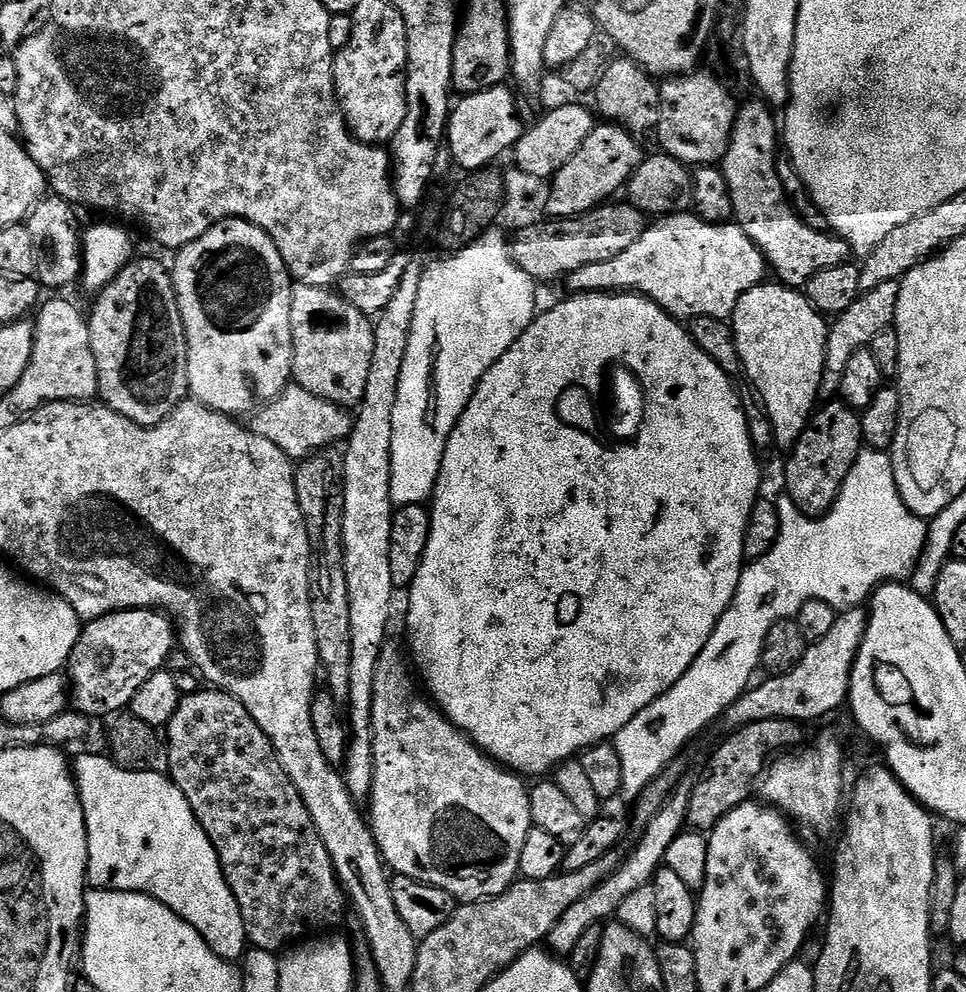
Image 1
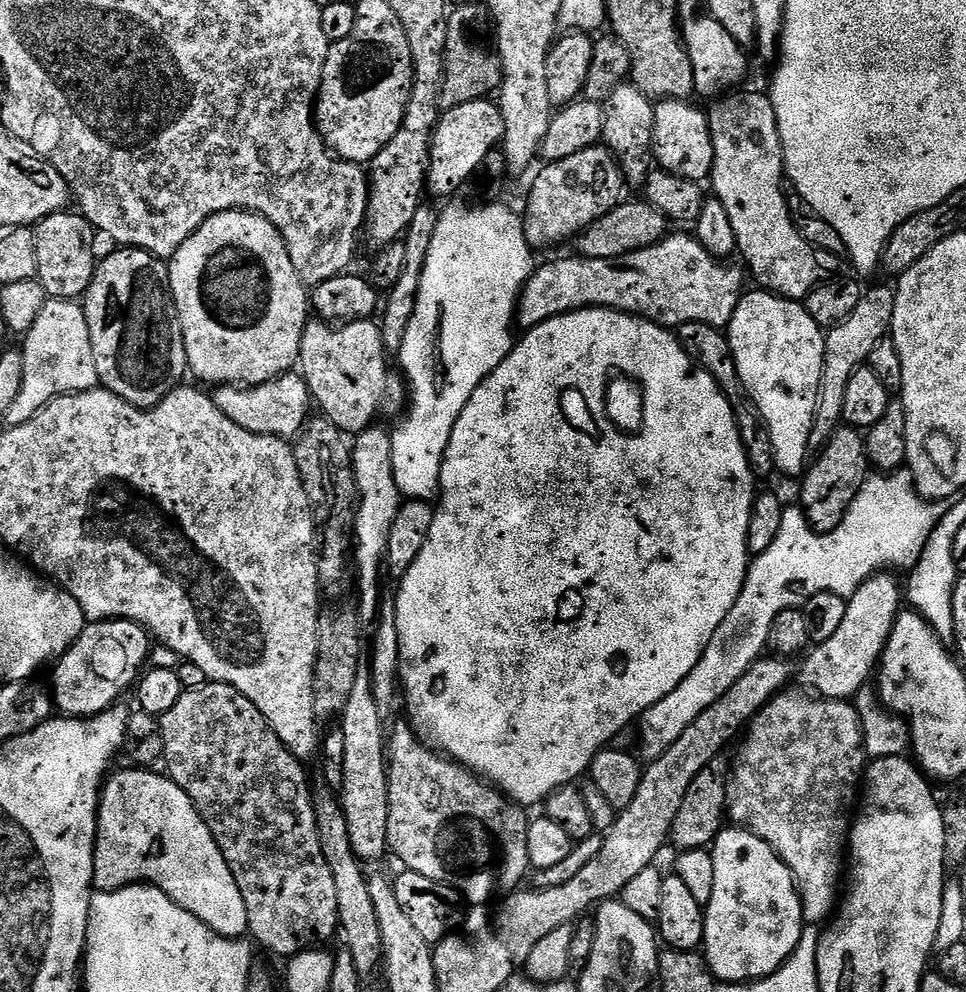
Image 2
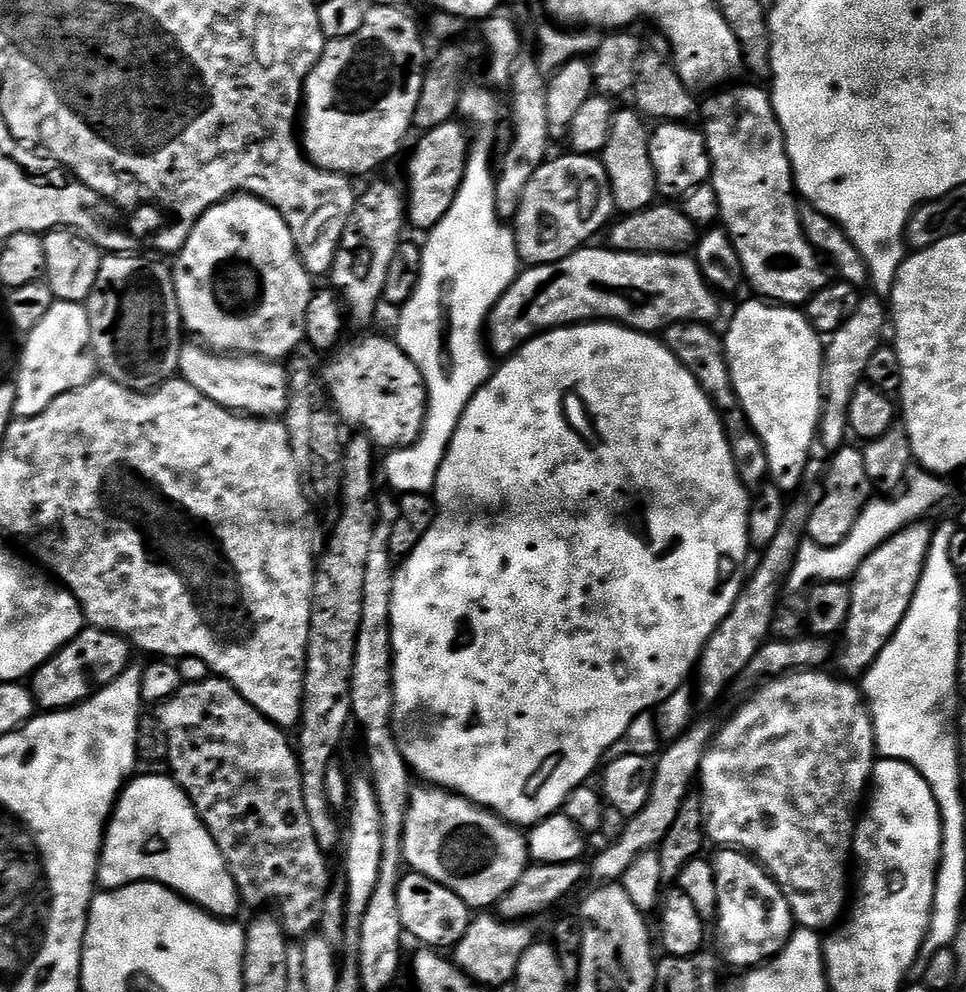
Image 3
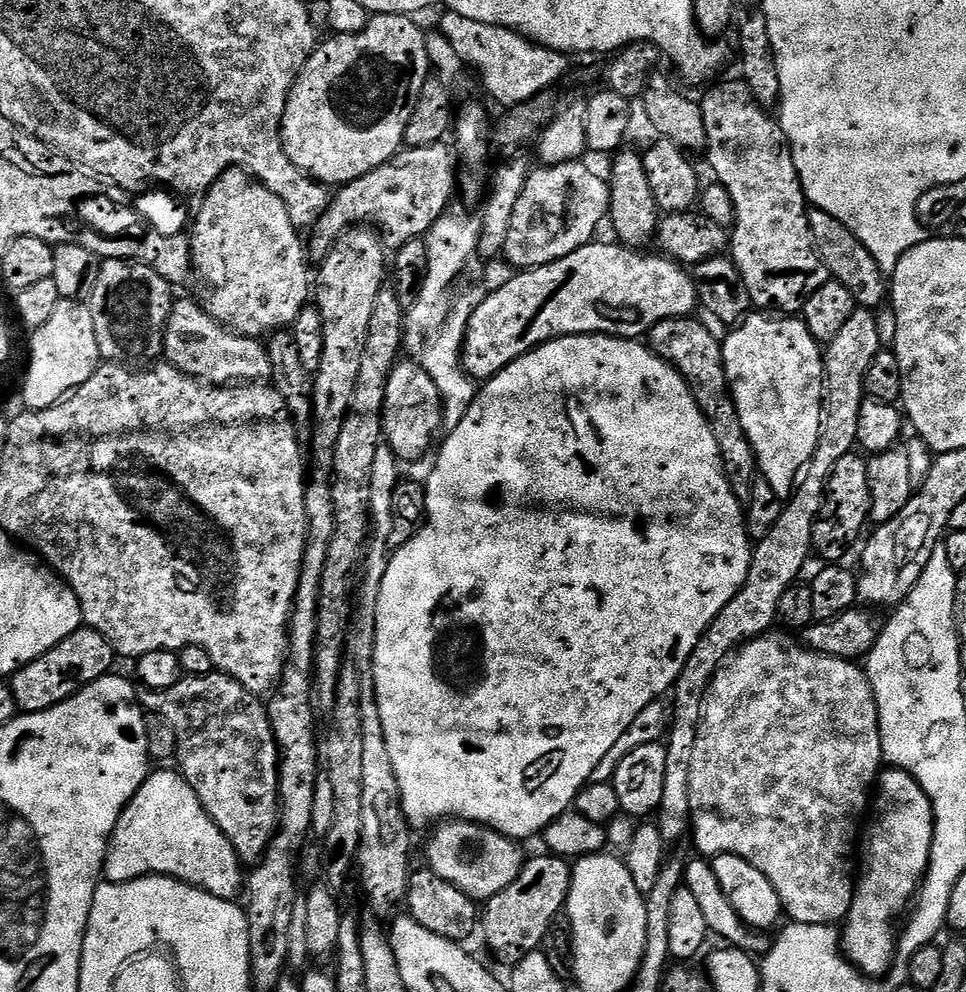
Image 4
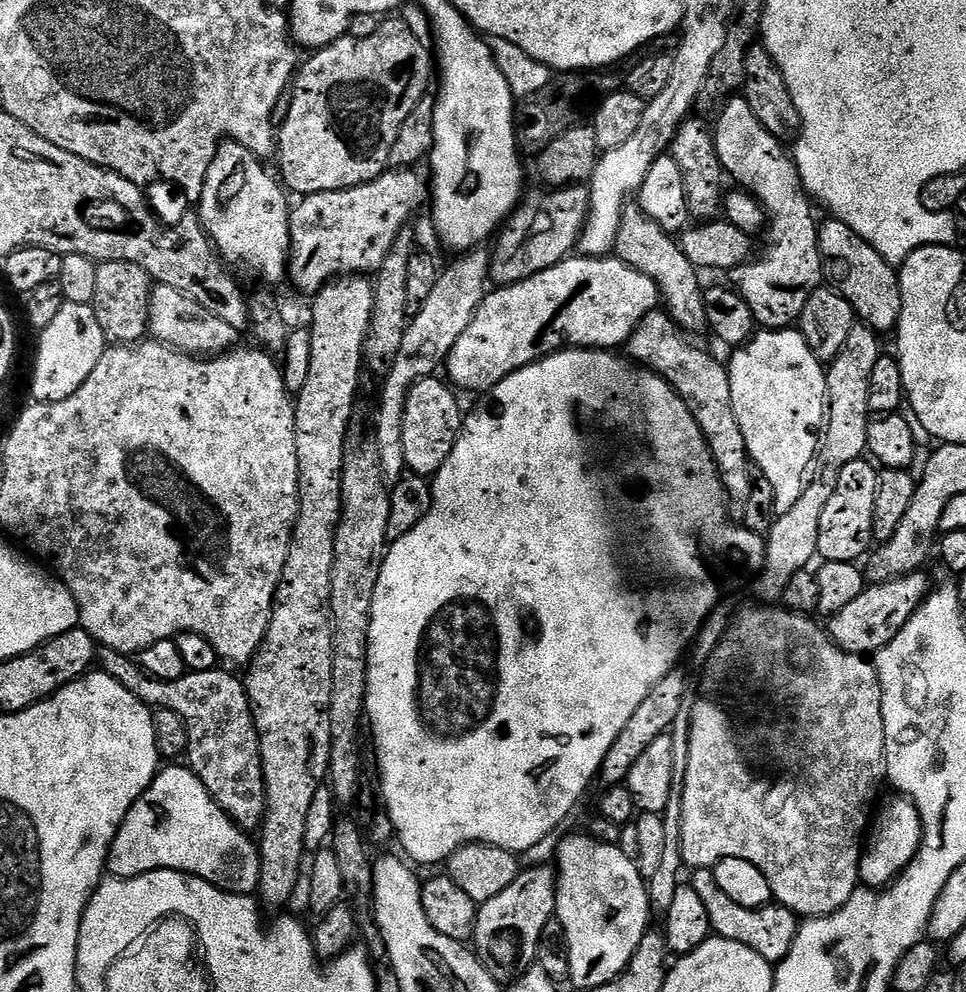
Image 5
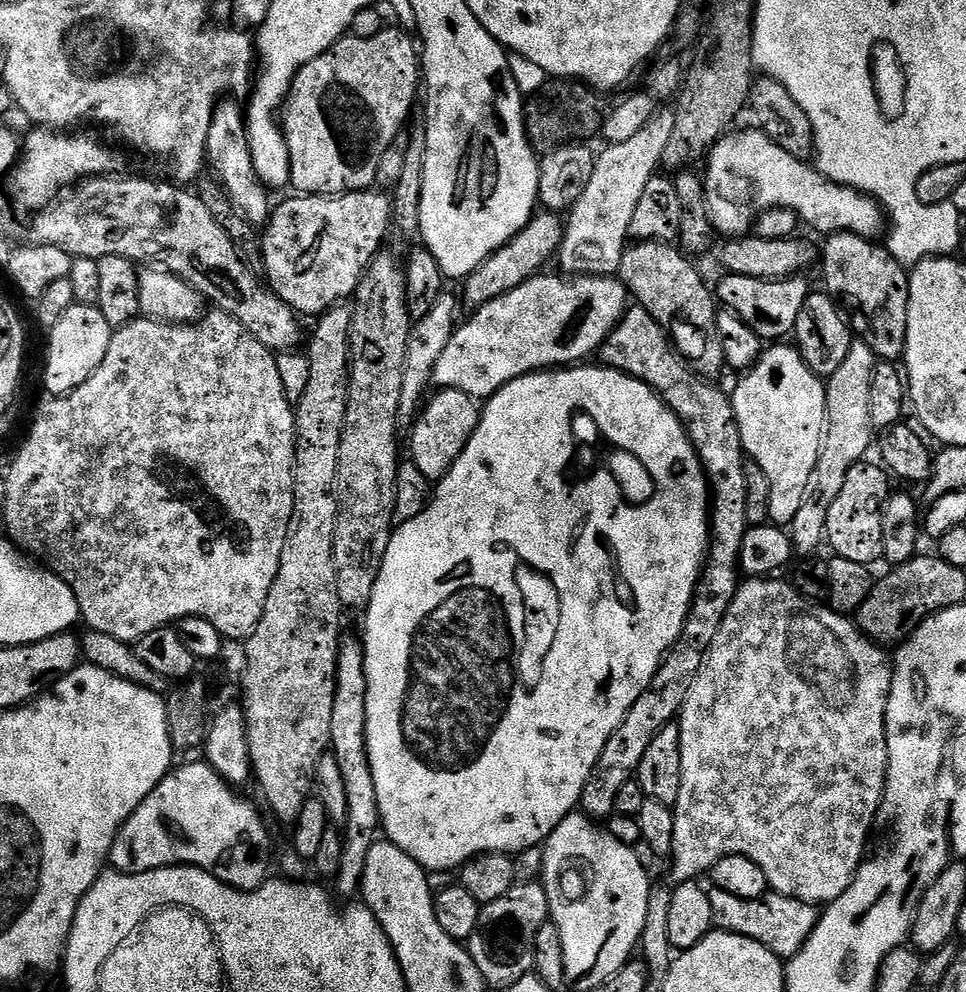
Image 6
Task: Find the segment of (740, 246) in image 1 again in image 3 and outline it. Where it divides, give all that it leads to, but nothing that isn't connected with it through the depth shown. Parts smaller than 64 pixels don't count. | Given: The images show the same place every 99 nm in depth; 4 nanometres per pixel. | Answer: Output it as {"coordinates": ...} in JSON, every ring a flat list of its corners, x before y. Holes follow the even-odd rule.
{"coordinates":[[608,246,592,247,579,248,574,254,553,264,528,266,521,271,488,316,486,344,497,357,500,355,500,358,507,358,533,336,547,332,550,328,563,328,570,324,611,322,622,324,626,328,635,328,638,332,656,334,667,329,669,324,708,324,719,314,721,297,708,284,699,264,691,255,618,252]]}

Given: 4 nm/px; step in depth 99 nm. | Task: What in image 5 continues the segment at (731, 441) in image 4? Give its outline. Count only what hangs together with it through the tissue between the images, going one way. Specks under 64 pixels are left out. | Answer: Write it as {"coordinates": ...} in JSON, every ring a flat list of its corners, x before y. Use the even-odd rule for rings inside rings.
{"coordinates":[[657,310,646,314,642,322,630,334,626,345,627,359,639,367,646,368,655,376,660,376,686,402,690,414,694,414,694,422,702,430,708,443,708,449,720,472,720,481,724,487,724,495,731,507,743,510,746,498,750,498,750,466,746,450,746,438,742,438,742,426,738,426,738,418,734,418,734,402,730,398,730,378,725,361,715,360,704,348,695,344,689,333,672,321,667,311]]}

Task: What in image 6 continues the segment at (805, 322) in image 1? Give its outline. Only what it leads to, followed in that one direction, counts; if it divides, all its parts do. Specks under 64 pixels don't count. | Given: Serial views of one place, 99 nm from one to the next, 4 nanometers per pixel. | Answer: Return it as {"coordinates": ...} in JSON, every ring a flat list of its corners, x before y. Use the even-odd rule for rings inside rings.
{"coordinates":[[780,342,765,347,760,361,737,379,736,389,730,392,747,459,758,462,770,482,768,519,776,526,791,525,802,507,810,474,818,462,826,418,825,381,806,366,799,348,786,345]]}

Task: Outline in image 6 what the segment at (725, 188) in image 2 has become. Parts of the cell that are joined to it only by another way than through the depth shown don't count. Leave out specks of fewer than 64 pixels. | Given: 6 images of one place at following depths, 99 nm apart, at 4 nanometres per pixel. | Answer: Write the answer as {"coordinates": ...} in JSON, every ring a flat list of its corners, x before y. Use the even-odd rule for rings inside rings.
{"coordinates":[[721,275,721,280,714,284,714,295,721,305,729,308,754,334,758,334,765,342,780,342,791,337,796,330,798,314,802,314,802,306,810,295,810,287,803,275,794,276,790,280,759,280,749,276]]}

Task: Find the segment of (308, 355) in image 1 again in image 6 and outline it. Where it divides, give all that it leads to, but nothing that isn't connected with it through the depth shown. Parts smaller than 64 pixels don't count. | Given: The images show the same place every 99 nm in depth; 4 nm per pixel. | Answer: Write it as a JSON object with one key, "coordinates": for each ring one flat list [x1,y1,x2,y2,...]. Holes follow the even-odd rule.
{"coordinates":[[446,388,435,393,432,401,419,409,418,415,410,429,412,435,412,456,410,463,418,466,426,474,429,482,443,480,462,454,466,442,474,434,480,421,481,405,473,397,467,396,453,388],[477,404,477,405,476,405]]}

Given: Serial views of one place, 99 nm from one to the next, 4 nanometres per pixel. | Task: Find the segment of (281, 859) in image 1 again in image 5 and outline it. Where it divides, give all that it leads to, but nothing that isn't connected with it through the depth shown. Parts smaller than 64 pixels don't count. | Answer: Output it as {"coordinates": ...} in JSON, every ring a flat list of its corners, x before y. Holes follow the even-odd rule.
{"coordinates":[[192,670,182,678,168,680,168,688,176,688,176,704,168,708,178,714,188,732,187,767,200,779,202,786,206,786,215,804,239,828,259,829,264,823,266,786,260,739,243,679,228,672]]}

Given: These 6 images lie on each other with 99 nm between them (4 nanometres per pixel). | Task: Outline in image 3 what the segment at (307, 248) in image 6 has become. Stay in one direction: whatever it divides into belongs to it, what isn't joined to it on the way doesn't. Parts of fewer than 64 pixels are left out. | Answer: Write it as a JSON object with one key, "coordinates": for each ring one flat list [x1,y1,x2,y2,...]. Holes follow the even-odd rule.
{"coordinates":[[463,123,443,124,423,133,408,160,408,184,406,183,406,220,409,225,431,230,450,210,450,202,458,194,464,167,468,161,470,132]]}

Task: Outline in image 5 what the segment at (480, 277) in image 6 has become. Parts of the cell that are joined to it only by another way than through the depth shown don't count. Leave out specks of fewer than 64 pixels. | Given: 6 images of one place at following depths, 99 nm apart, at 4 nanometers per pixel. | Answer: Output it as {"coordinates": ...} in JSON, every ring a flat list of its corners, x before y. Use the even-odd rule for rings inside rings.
{"coordinates":[[569,186,543,191,533,196,525,195,516,211,499,229,495,237,496,249,493,247,490,252,492,261,488,274,493,285,522,282,560,263,577,247,580,232,588,221,588,188]]}

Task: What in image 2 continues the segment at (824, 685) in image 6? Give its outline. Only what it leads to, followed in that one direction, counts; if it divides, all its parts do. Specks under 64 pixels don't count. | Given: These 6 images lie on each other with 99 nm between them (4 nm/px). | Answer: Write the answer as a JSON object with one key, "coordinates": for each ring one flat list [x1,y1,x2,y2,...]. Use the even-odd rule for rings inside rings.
{"coordinates":[[788,695,774,697,747,725,744,745,736,756,736,764,734,760,734,771,728,780,728,804,740,803,736,808,735,823,765,840,790,869,800,894,805,921,810,925,819,920,827,921,838,904,838,893,842,888,840,855,846,852,850,821,854,816,852,803,855,800,857,803,858,789,866,771,864,726,859,711,851,708,853,705,847,700,827,701,811,695]]}

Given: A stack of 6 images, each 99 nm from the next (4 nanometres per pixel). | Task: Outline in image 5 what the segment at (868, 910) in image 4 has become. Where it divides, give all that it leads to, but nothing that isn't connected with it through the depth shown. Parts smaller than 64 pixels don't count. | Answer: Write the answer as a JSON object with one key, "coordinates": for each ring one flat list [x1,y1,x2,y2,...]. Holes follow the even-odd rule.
{"coordinates":[[896,794,893,797,893,800,879,805,870,824,870,835,860,853,860,884,877,890,887,888,906,870,906,866,910,866,924,837,922,817,918,814,916,803,907,796]]}

